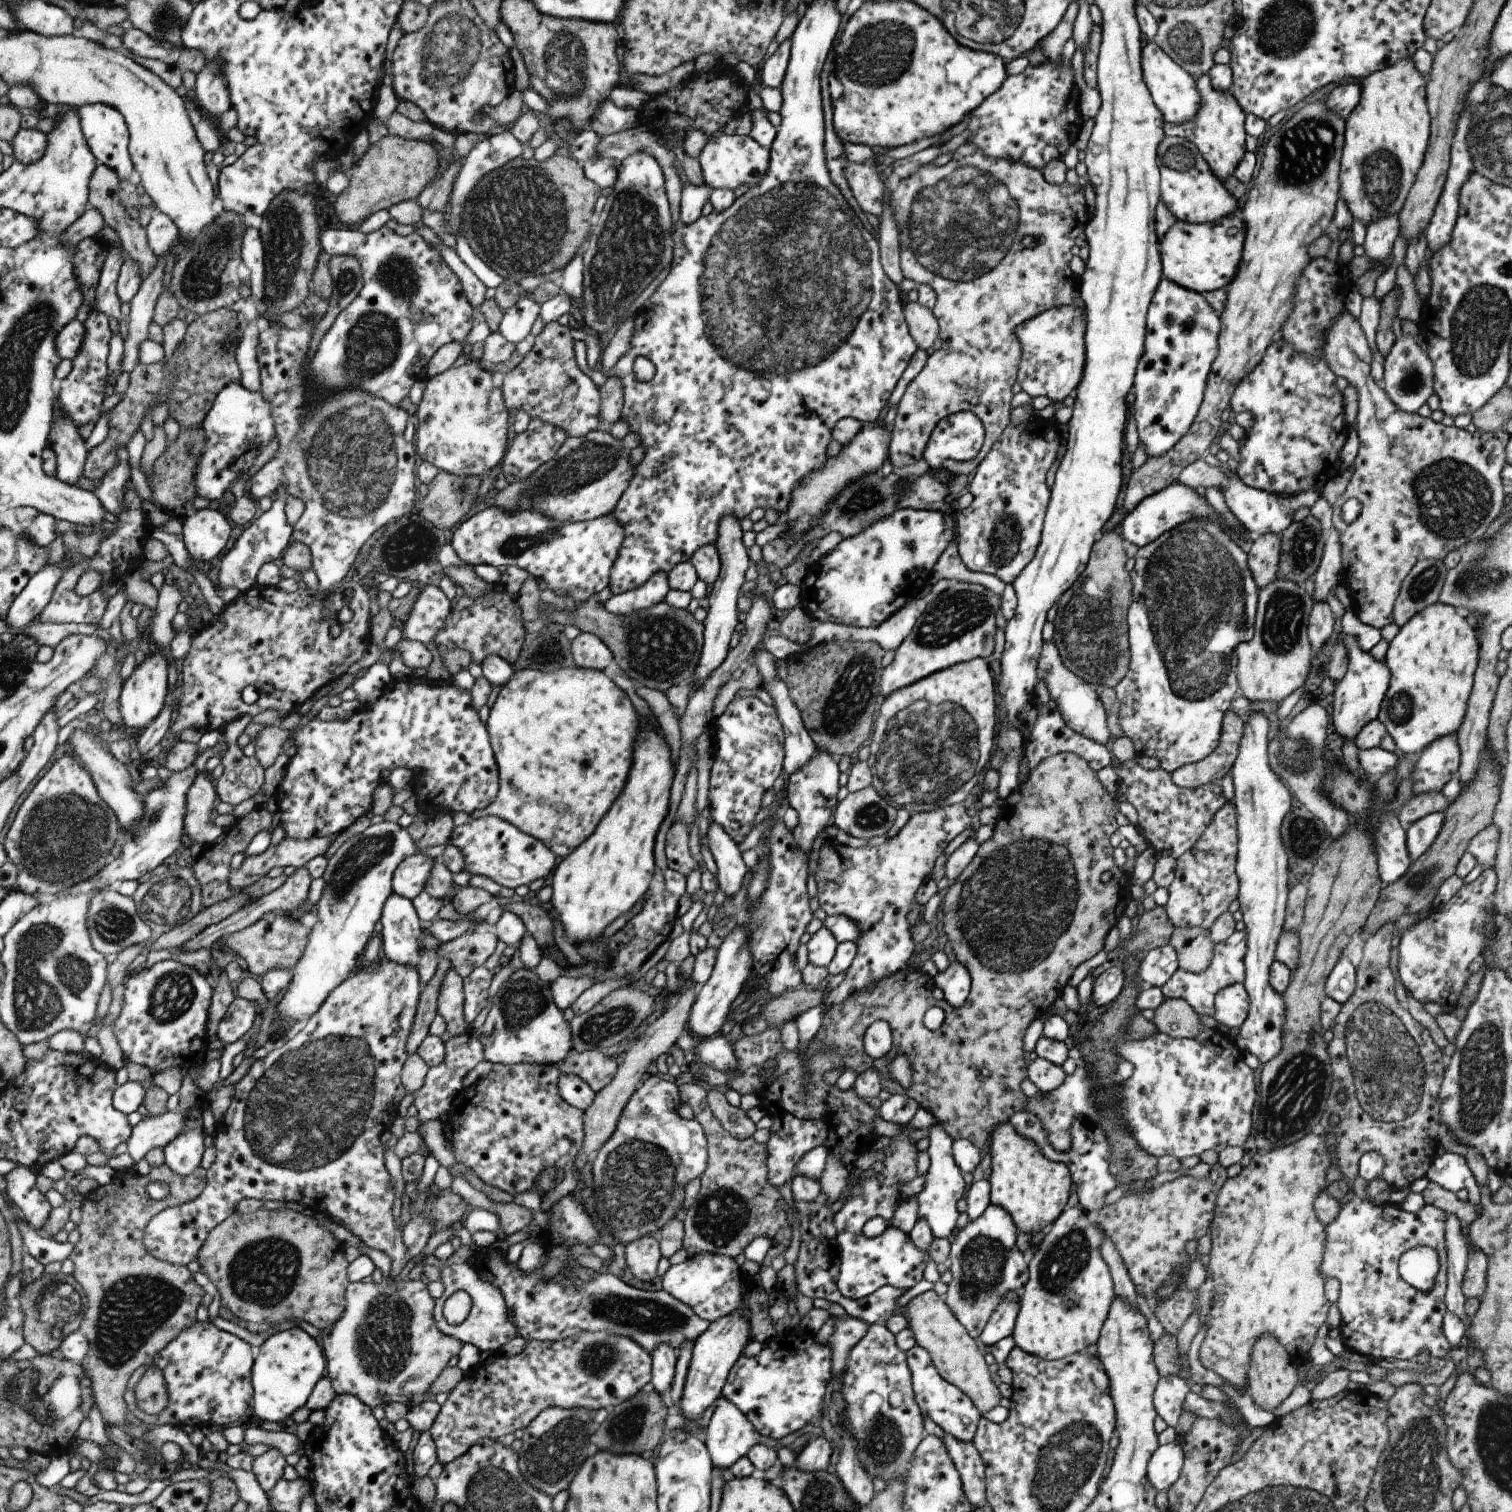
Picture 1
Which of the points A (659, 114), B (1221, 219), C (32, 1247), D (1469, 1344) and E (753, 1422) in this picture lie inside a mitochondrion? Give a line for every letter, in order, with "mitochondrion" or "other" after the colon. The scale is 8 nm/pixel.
A: other
B: other
C: other
D: other
E: other

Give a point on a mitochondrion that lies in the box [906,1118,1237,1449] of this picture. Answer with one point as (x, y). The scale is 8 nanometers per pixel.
(982, 1262)

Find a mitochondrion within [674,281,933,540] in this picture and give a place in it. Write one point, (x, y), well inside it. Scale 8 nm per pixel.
(864, 498)

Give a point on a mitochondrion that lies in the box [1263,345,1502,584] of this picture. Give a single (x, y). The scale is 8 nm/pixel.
(1452, 500)

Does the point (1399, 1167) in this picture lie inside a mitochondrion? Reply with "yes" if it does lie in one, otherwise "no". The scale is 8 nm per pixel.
no

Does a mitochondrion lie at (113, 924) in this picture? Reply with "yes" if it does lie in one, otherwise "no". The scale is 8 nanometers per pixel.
yes

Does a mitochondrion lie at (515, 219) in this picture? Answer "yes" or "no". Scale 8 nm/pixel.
yes

